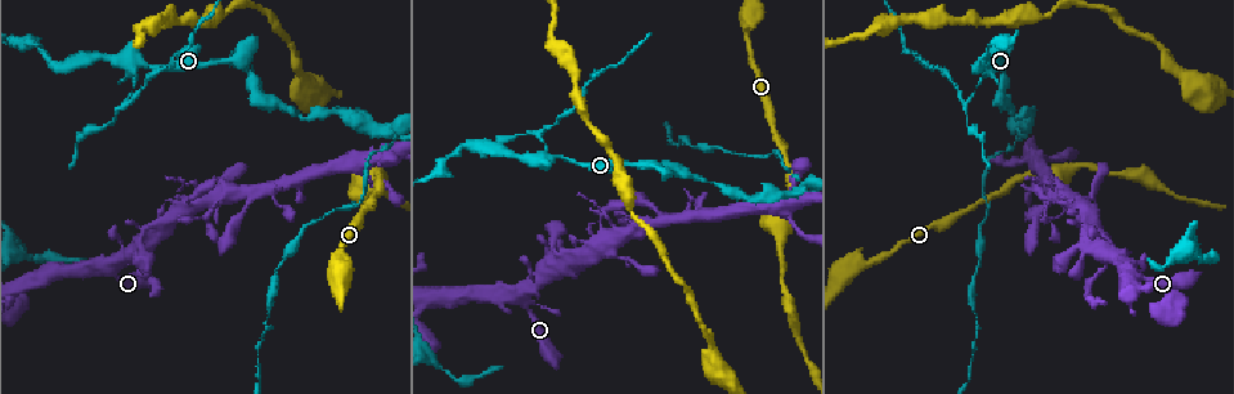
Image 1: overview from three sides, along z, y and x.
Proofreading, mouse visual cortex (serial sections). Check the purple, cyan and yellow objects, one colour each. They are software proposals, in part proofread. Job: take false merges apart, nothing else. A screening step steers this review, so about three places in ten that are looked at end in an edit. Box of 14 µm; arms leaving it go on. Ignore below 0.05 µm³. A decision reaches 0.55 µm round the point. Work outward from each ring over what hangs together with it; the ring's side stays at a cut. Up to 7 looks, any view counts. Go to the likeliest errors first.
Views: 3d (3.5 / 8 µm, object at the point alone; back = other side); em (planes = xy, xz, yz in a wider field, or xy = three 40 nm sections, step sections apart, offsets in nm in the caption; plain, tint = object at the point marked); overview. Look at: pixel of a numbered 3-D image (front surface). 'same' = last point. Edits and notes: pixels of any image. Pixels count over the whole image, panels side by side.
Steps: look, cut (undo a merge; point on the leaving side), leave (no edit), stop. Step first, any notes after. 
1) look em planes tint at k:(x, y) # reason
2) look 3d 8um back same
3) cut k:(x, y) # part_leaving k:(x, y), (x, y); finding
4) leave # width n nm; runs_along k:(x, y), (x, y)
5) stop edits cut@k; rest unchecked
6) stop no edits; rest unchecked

look em xy step 5 tint at 1:(539, 137) # three arms meet

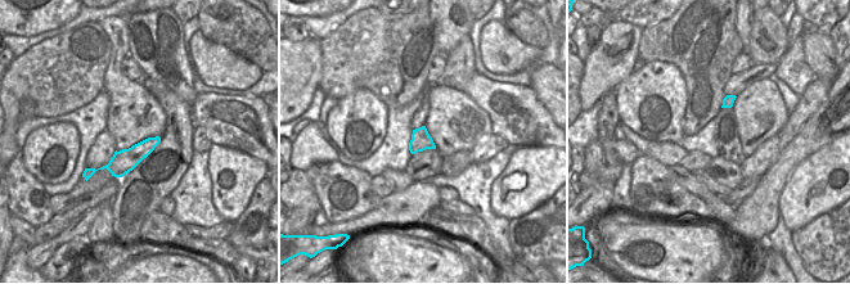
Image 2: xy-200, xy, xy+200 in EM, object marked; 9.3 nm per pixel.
look 3d 3.5um same

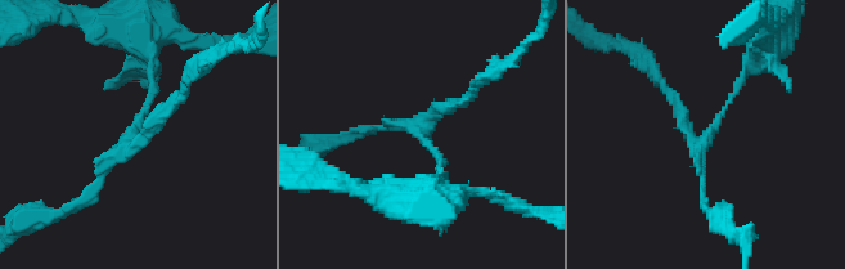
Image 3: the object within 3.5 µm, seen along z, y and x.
cut 3:(421, 119) # arm_widths 100, 100, 150 nm; part_leaving 3:(428, 146), (425, 122), (472, 90); a second cell is stuck on

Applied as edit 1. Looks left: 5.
look overview

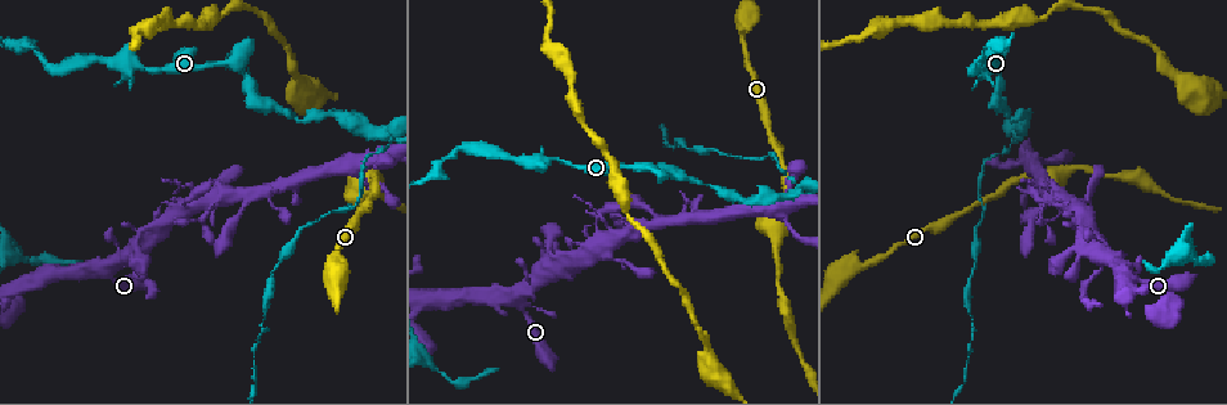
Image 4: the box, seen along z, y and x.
look 3d 8um at 4:(1017, 138) # a narrow waist

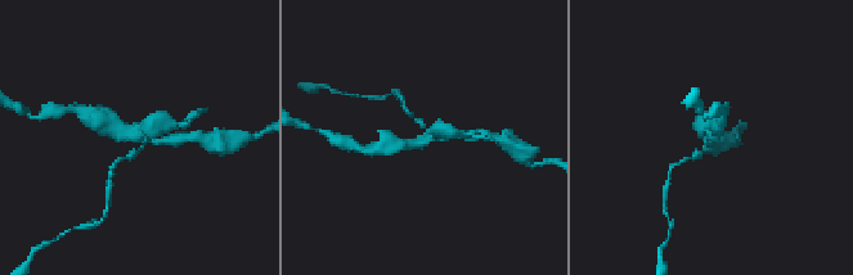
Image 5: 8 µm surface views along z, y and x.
look em planes tint at 5:(429, 139) # shape alone is not enough

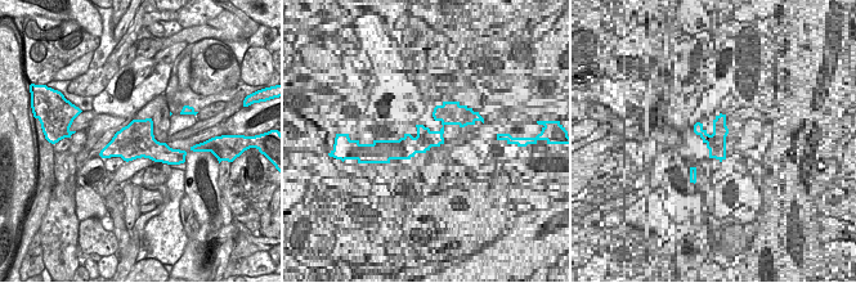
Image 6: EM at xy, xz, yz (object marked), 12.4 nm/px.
cut 5:(156, 117) # part_leaving 5:(146, 136), (134, 154), (113, 165); a second cell is stuck on

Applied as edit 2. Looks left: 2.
stop edits cut@3, cut@5; rest unchecked

